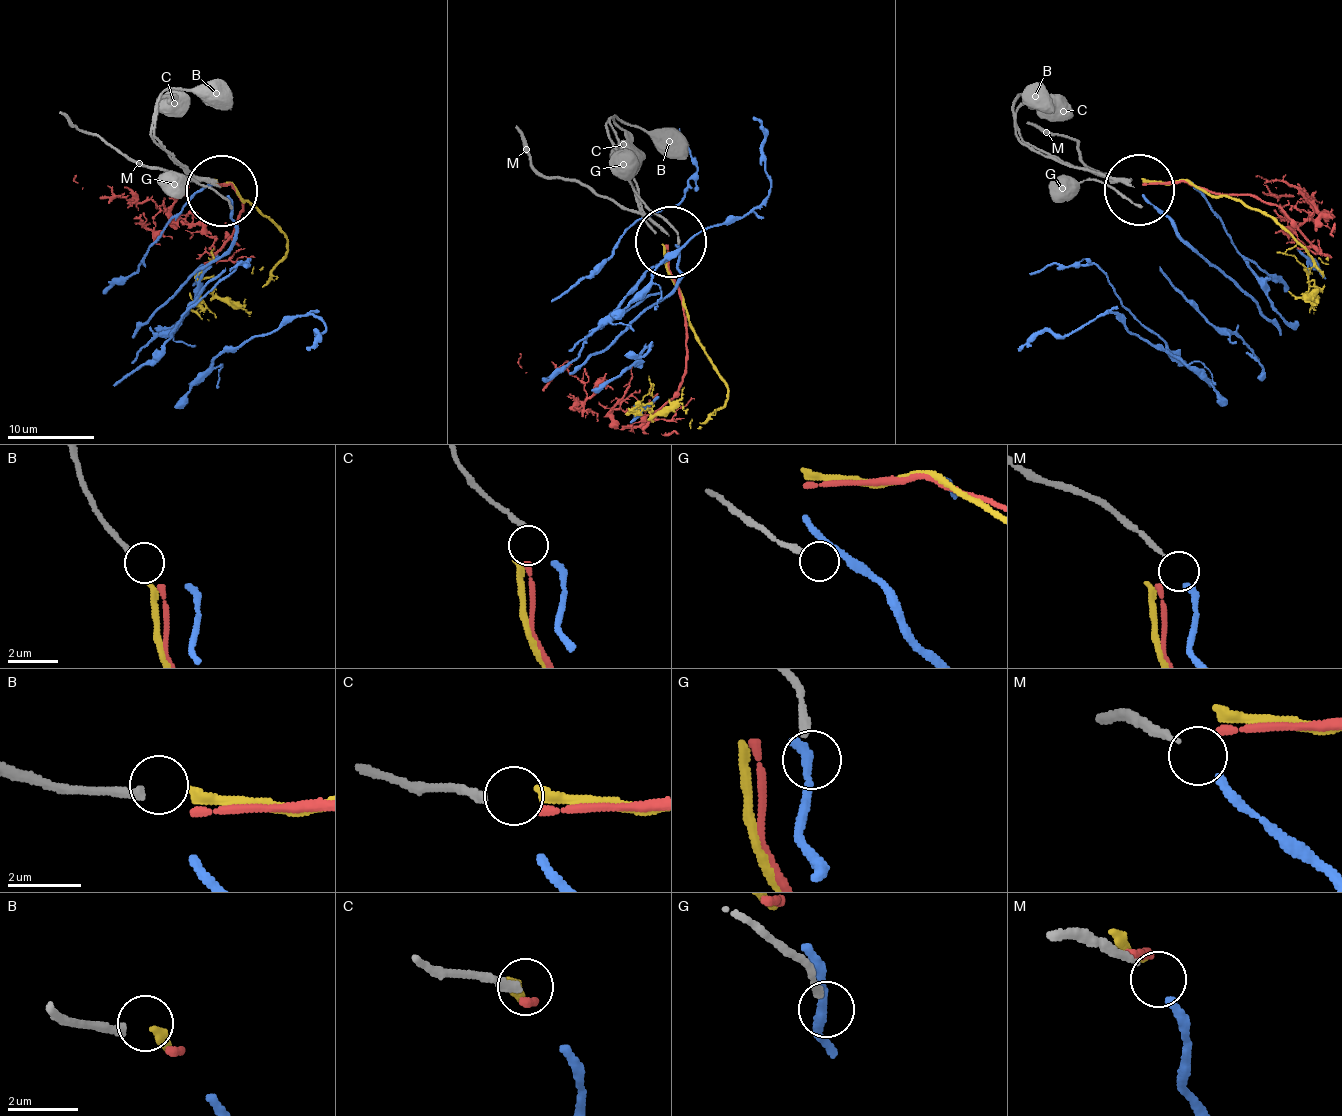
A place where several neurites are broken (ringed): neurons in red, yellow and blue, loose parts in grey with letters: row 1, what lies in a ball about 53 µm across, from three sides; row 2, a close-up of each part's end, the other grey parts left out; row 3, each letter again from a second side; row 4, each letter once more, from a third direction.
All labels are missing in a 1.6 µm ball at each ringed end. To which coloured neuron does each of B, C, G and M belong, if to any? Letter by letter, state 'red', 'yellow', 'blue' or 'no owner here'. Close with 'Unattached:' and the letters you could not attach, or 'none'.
B: yellow
C: red
G: no owner here
M: blue
Unattached: G

